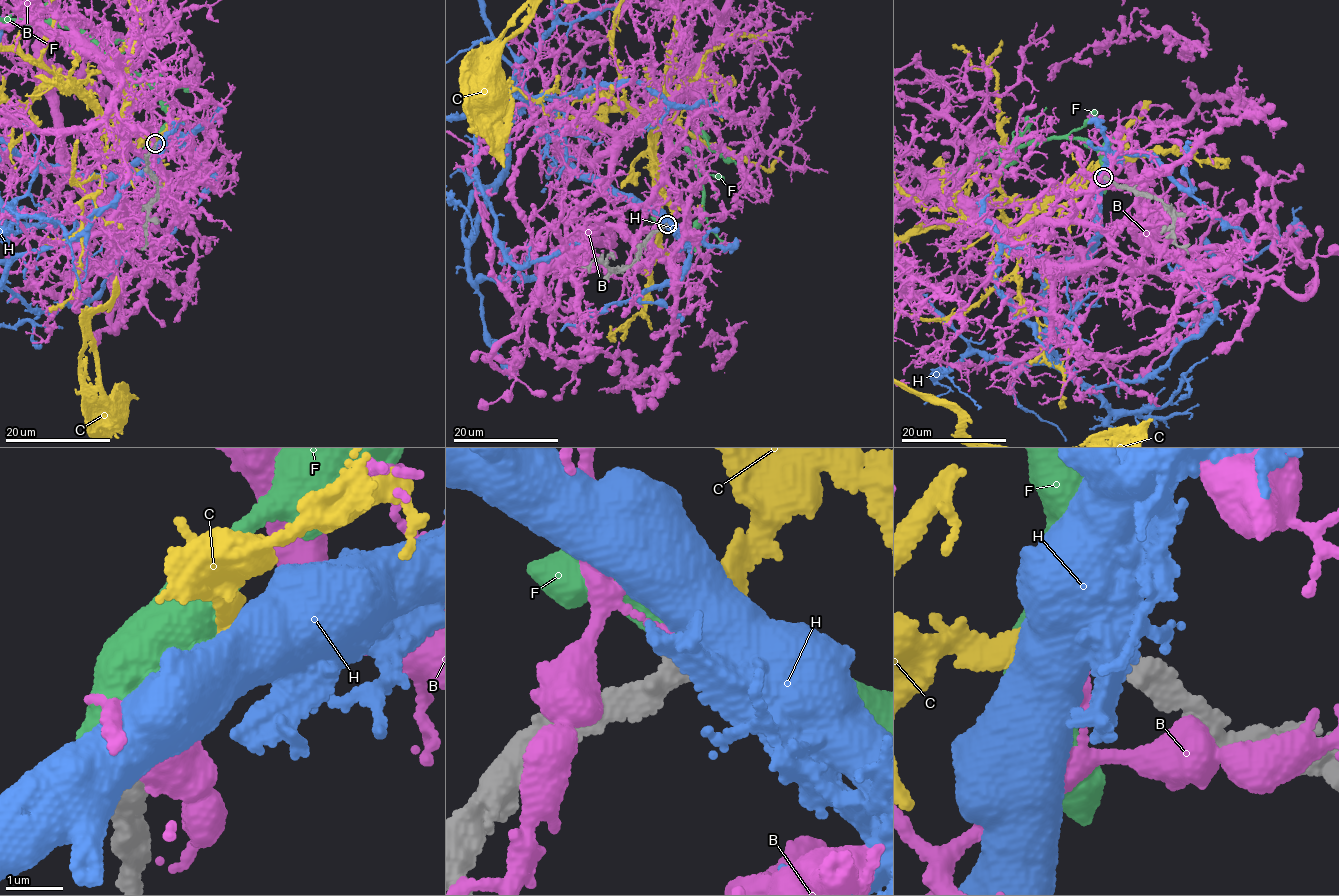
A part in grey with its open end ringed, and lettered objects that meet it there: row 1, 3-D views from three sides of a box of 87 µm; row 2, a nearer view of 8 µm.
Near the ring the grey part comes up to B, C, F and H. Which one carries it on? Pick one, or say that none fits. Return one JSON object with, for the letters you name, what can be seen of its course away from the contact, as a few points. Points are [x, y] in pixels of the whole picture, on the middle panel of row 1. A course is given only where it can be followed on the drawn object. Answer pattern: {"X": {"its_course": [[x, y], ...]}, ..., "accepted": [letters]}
{"accepted": ["C"]}

